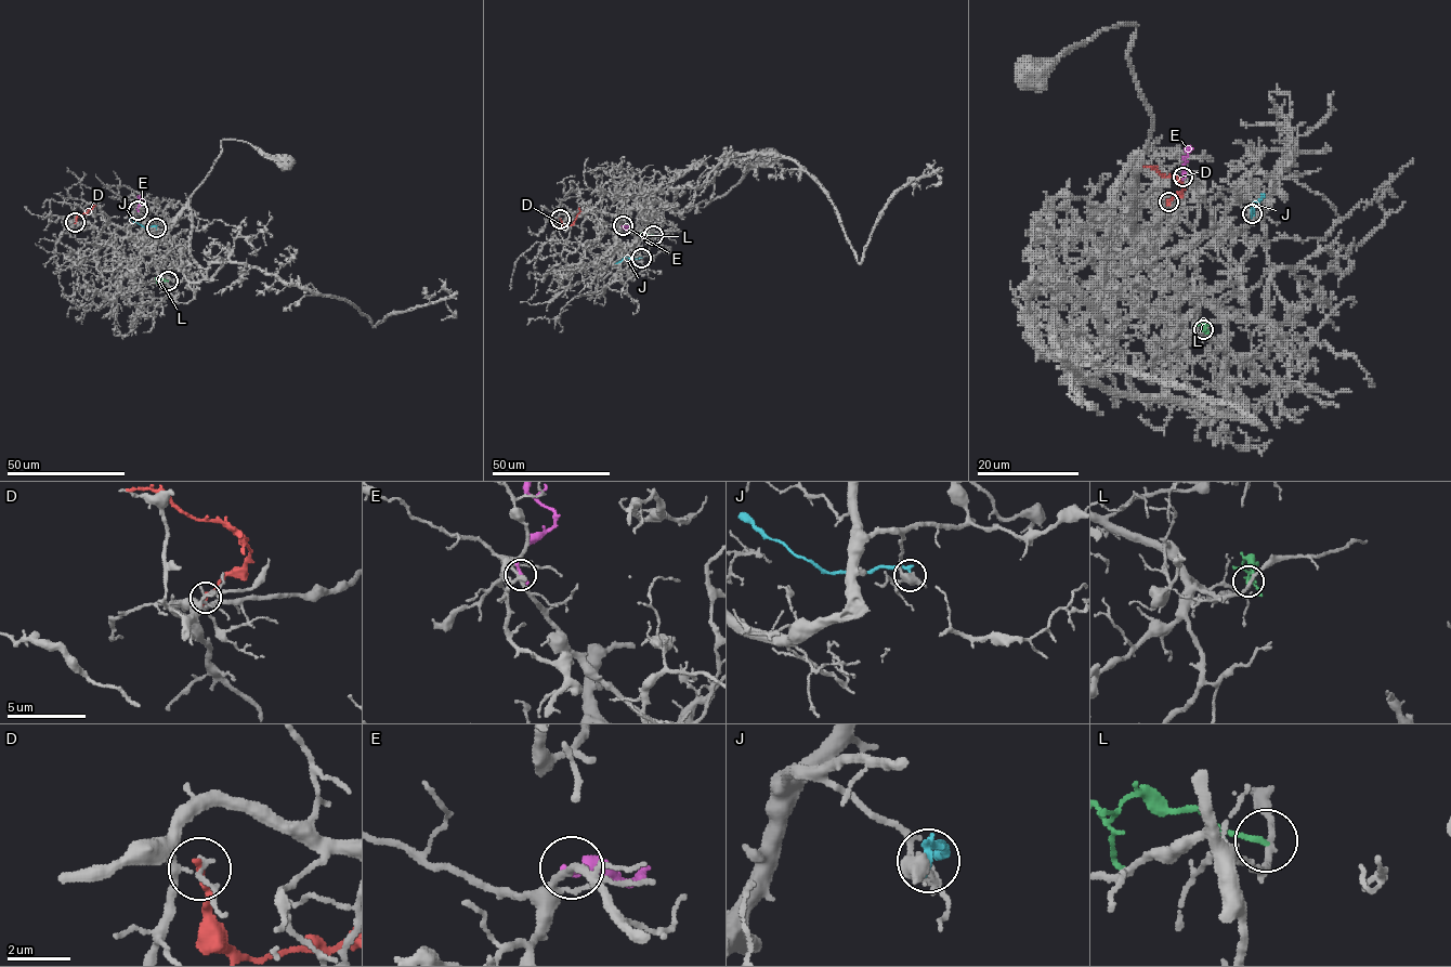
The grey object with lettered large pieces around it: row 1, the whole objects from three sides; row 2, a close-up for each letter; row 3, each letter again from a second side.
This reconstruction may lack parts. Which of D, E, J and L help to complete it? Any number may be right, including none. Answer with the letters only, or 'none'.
E

